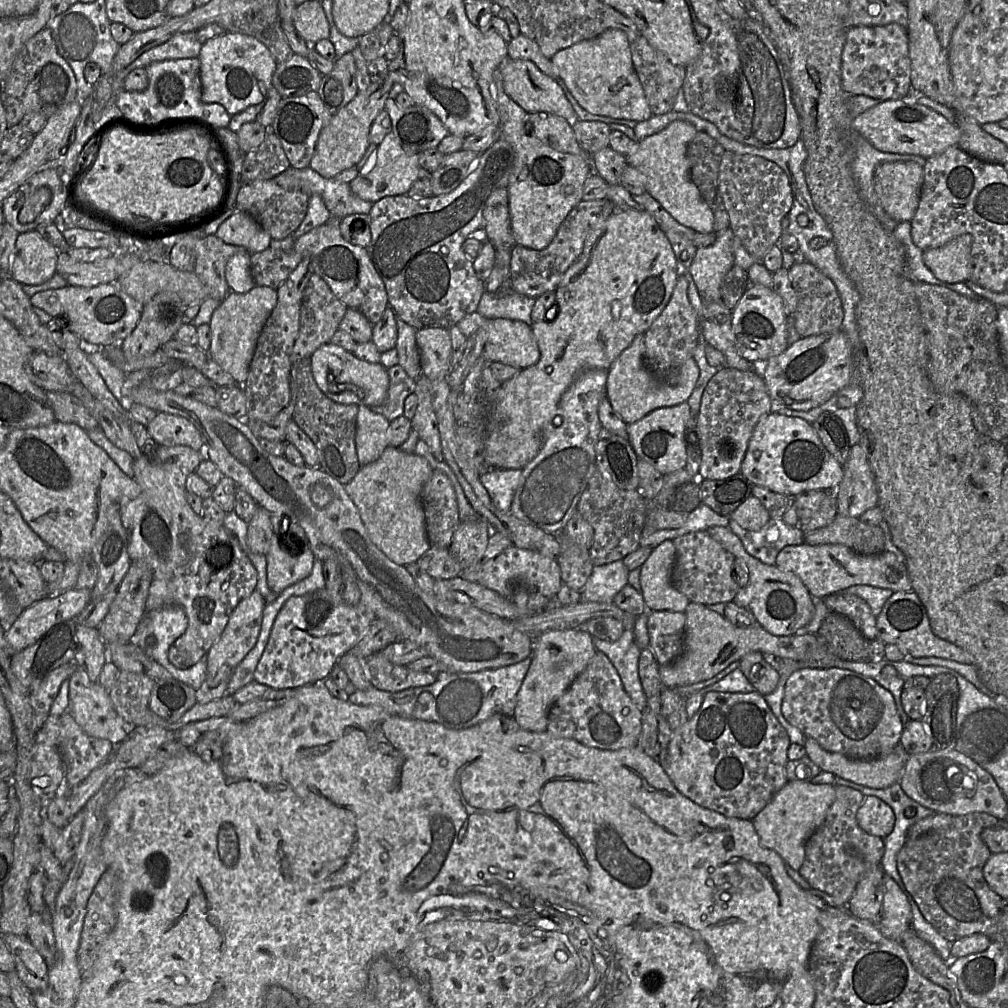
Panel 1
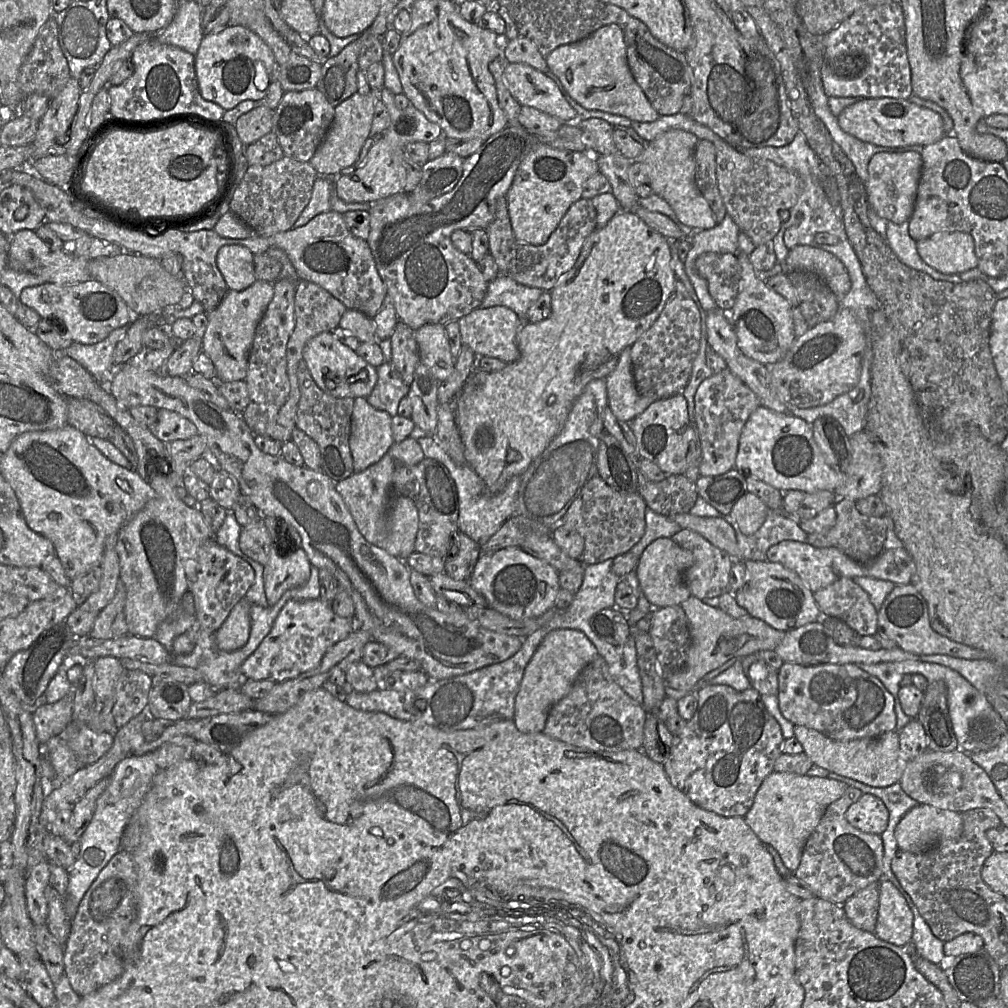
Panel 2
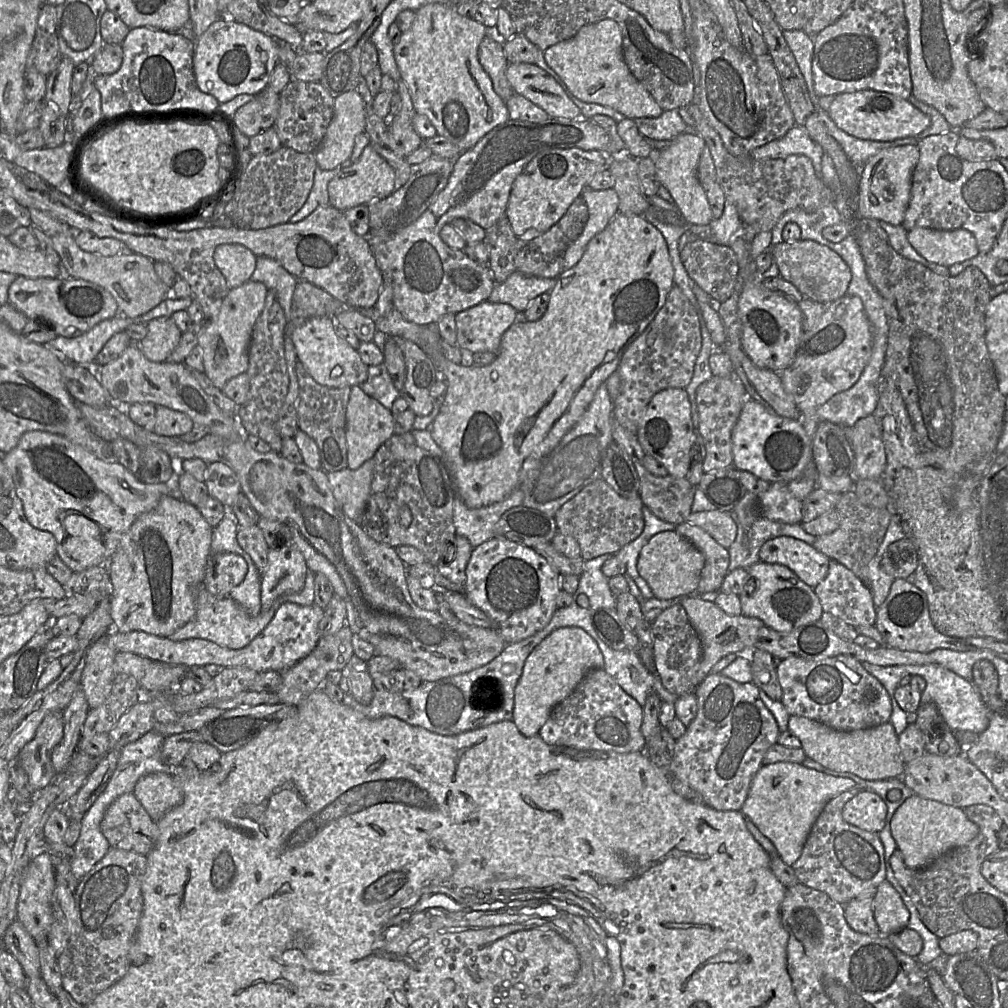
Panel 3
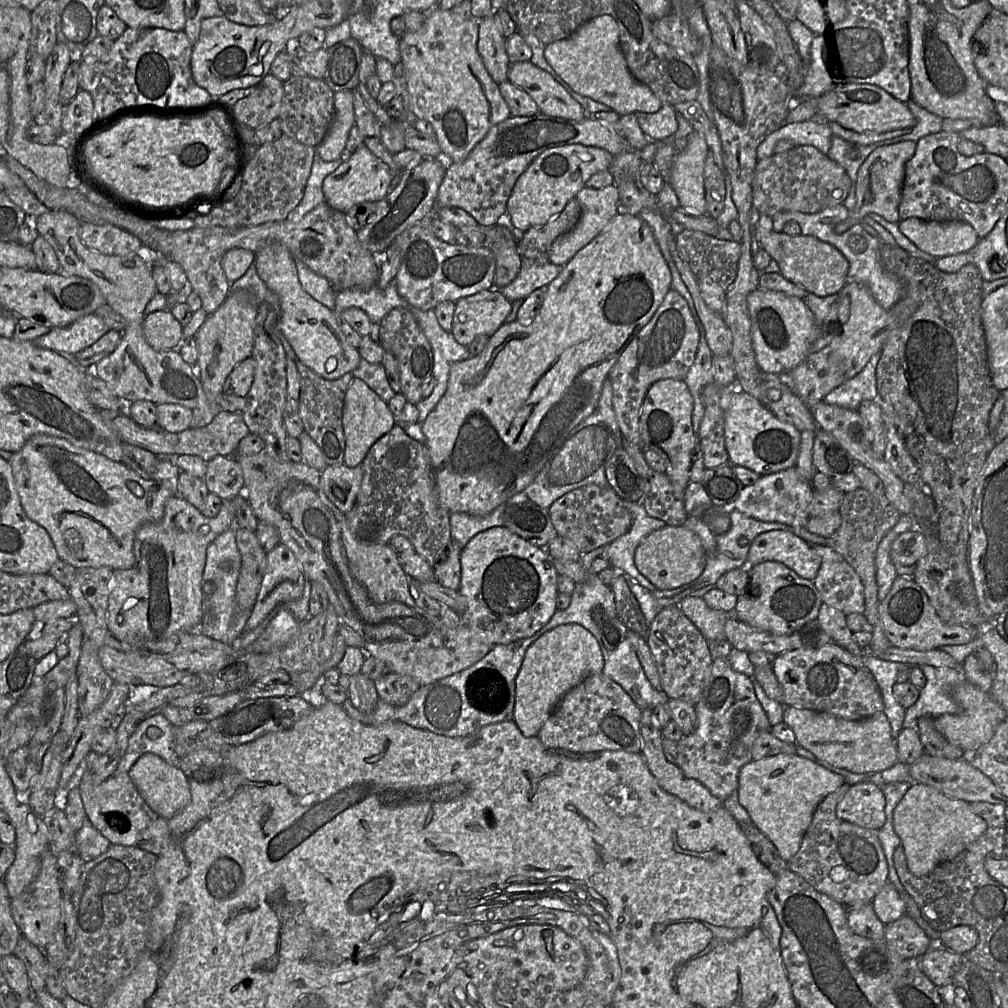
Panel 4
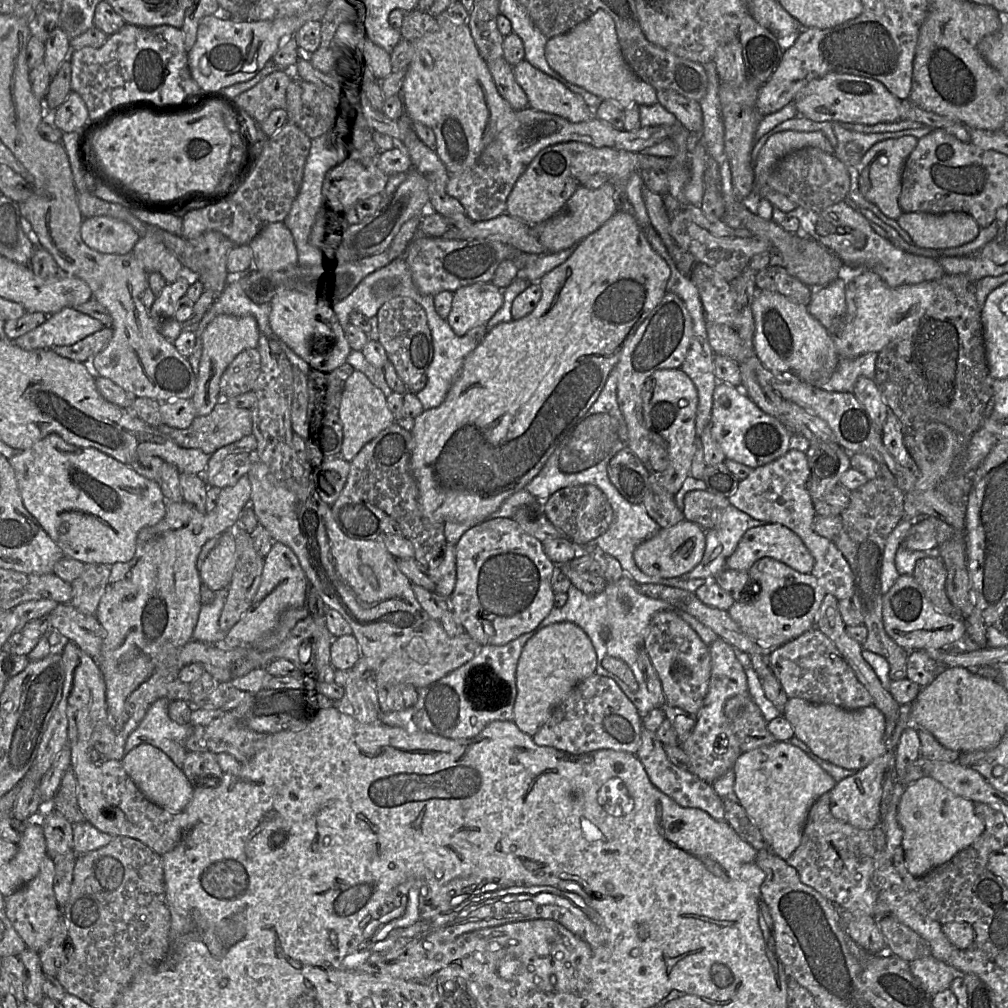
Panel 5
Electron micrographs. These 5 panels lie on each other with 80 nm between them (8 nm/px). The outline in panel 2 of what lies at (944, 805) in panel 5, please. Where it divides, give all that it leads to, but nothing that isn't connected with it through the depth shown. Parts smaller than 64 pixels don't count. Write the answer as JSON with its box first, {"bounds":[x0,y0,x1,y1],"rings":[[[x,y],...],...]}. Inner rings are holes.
{"bounds":[894,804,962,853],"rings":[[[918,804],[899,821],[894,835],[900,850],[920,853],[940,841],[959,838],[962,831],[960,813]]]}

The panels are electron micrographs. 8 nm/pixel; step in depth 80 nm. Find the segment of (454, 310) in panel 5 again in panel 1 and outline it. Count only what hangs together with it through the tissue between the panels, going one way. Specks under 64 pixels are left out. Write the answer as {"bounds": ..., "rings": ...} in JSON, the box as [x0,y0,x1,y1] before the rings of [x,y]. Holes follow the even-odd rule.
{"bounds":[458,311,540,369],"rings":[[[477,311],[464,317],[458,324],[460,331],[469,337],[478,329],[487,332],[487,339],[482,356],[490,362],[501,362],[517,369],[535,365],[540,358],[540,351],[531,327],[522,321],[505,318],[485,318]]]}

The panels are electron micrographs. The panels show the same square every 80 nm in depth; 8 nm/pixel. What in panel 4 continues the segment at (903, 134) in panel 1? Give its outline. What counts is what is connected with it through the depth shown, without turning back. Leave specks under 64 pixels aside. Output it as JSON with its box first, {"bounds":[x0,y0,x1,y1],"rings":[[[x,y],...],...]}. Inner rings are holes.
{"bounds":[817,83,915,132],"rings":[[[841,83],[833,86],[817,98],[817,118],[835,122],[855,132],[889,132],[911,128],[915,118],[907,106],[884,89],[863,83]]]}

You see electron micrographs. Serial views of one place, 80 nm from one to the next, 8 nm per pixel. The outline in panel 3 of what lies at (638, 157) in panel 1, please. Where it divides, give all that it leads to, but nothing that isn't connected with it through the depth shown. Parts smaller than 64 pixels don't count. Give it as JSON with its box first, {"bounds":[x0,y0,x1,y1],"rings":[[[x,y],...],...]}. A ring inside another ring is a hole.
{"bounds":[653,133,713,225],"rings":[[[682,133],[653,155],[657,180],[669,191],[677,211],[688,225],[706,225],[713,220],[706,193],[697,177],[699,158],[705,146],[705,140],[698,133]]]}

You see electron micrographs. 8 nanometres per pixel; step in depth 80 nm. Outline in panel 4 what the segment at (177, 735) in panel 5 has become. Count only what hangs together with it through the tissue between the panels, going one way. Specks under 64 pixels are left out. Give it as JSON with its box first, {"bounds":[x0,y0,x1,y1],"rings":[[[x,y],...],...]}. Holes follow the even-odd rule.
{"bounds":[113,712,181,775],"rings":[[[160,712],[144,719],[128,740],[124,756],[113,775],[128,774],[134,763],[145,753],[152,753],[180,768],[181,758],[174,751],[176,727]]]}

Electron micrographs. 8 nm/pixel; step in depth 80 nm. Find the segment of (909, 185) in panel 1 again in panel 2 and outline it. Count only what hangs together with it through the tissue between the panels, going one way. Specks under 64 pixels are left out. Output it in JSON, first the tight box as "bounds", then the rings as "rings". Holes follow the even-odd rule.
{"bounds":[865,151,922,222],"rings":[[[917,151],[879,152],[873,155],[865,183],[869,207],[887,222],[908,222],[913,214],[921,171],[922,158]]]}

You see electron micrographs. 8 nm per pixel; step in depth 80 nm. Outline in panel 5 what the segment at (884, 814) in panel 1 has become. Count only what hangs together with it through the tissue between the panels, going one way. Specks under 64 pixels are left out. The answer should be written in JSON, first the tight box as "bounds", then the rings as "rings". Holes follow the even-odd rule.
{"bounds":[829,751,895,830],"rings":[[[888,751],[866,767],[837,782],[829,792],[830,811],[836,819],[861,830],[871,830],[881,822],[882,783],[890,770],[895,771],[895,754]]]}

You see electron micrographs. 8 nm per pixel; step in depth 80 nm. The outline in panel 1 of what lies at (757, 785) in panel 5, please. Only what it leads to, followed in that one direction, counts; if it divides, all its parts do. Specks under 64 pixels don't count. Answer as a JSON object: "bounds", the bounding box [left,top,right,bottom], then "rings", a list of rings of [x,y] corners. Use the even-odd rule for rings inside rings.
{"bounds":[752,781,836,871],"rings":[[[788,781],[770,802],[752,819],[761,844],[775,851],[792,869],[798,871],[804,861],[805,844],[823,823],[836,798],[834,784],[814,784],[812,781]]]}

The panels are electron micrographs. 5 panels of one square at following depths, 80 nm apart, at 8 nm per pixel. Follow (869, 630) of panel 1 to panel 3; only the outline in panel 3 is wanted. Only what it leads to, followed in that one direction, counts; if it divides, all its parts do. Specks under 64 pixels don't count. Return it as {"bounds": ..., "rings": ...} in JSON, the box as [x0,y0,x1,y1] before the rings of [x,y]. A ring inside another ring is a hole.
{"bounds":[813,560,877,627],"rings":[[[830,560],[825,578],[813,588],[823,611],[828,612],[852,627],[875,625],[877,607],[870,589],[851,570],[836,560]]]}

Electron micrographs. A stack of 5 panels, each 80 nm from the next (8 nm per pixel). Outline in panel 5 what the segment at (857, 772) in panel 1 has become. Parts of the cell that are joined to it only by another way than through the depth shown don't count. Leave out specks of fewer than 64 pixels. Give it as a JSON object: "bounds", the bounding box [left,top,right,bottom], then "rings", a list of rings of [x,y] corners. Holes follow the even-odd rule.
{"bounds":[782,698,886,770],"rings":[[[801,698],[787,701],[782,715],[793,727],[794,736],[804,742],[821,760],[847,770],[860,770],[885,754],[886,719],[874,705],[845,710],[833,704],[814,704]]]}

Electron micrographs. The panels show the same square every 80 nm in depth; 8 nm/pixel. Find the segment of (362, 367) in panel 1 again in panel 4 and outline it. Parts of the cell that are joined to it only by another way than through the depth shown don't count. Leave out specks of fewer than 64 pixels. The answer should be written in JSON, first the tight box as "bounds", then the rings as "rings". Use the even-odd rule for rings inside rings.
{"bounds":[254,243,361,380],"rings":[[[279,243],[267,244],[255,252],[254,263],[258,276],[279,298],[277,329],[288,340],[300,362],[327,380],[352,373],[361,360],[359,351],[346,340],[337,314],[302,289],[295,259],[289,250]]]}

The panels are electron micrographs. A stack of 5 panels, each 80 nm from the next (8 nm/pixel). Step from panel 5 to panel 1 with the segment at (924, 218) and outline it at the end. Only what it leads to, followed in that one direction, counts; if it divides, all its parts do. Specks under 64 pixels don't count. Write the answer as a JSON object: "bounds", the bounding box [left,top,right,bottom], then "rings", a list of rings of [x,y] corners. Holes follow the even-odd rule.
{"bounds":[923,234,972,282],"rings":[[[963,234],[941,247],[923,251],[923,261],[941,281],[966,282],[972,273],[972,243],[972,235]]]}

